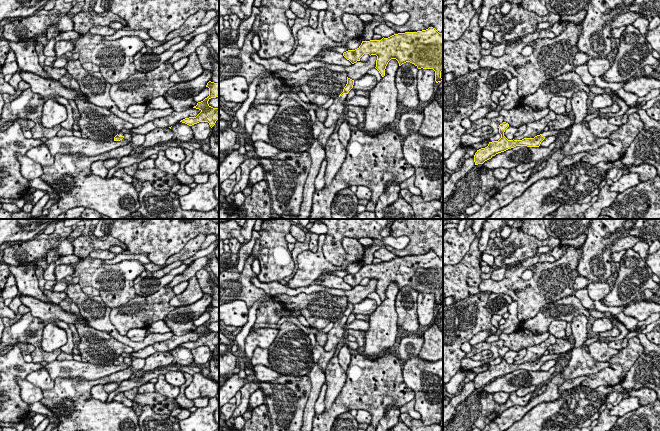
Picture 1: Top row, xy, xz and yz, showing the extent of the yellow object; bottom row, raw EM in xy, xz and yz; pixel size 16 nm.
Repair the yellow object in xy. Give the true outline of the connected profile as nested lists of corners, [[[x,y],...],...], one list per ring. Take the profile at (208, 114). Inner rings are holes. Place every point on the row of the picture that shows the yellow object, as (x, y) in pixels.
[[[209,81],[206,87],[209,88],[209,96],[193,107],[199,109],[201,112],[196,117],[185,118],[180,122],[189,126],[199,122],[208,122],[211,128],[215,125],[216,121],[219,119],[219,108],[211,107],[208,101],[211,98],[219,97],[219,84]]]

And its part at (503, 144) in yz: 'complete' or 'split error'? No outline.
split error

